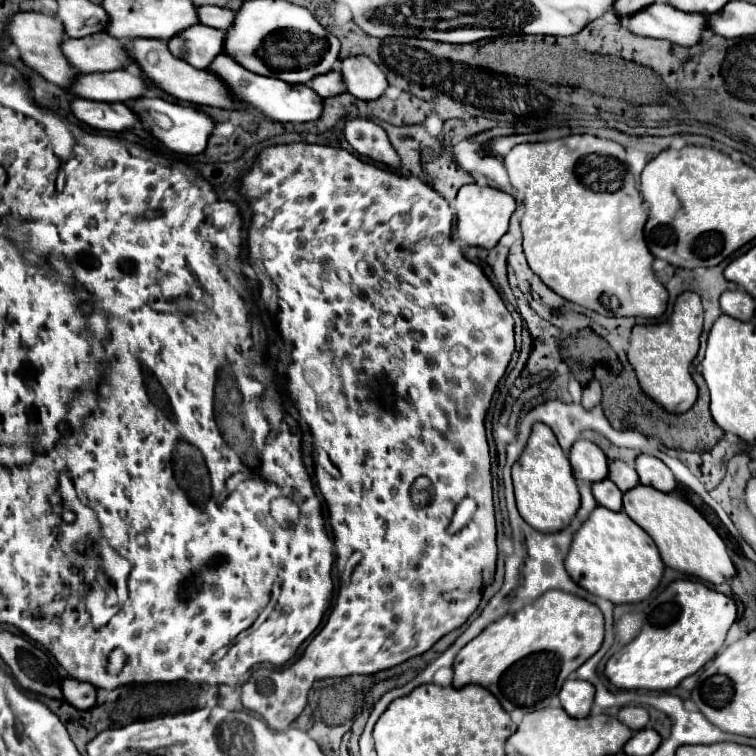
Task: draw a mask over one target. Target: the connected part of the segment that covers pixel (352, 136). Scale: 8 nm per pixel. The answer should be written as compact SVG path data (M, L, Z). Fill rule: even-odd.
M351 118L345 126L345 138L361 156L387 164L389 168L401 166L401 158L397 156L395 148L391 146L385 130L379 124L375 124L373 120Z

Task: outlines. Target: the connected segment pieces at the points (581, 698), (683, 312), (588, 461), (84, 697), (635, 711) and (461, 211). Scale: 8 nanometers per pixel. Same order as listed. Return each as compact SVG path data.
M577 678L565 680L559 692L561 706L573 718L587 718L593 706L593 698L595 698L595 688L589 682L583 682Z
M683 292L677 296L673 314L667 322L651 326L635 326L631 332L631 346L627 354L641 384L641 390L669 412L683 414L697 400L697 384L689 374L689 366L697 356L701 330L703 330L703 308L699 296L695 292Z
M577 440L571 446L569 462L573 466L573 476L577 480L585 480L593 484L593 482L605 480L609 474L607 456L603 454L603 450L597 444L589 440Z
M75 678L63 680L63 696L77 710L91 710L97 704L97 688Z
M625 706L625 708L619 710L617 718L619 718L625 726L629 726L633 732L645 728L645 724L649 722L649 714L647 714L647 710L641 708L641 706Z
M467 184L459 190L455 198L455 210L457 210L457 238L463 244L493 248L509 228L509 218L515 210L515 198L497 188Z

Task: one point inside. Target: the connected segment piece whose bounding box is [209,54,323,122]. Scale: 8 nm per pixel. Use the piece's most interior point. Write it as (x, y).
(282, 102)

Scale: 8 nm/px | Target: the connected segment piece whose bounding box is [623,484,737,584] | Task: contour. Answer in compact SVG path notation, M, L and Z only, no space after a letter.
M637 484L627 494L623 494L623 512L627 512L631 520L637 522L653 538L665 566L711 584L727 582L737 574L727 554L725 542L689 502L673 494L665 494L655 488Z

